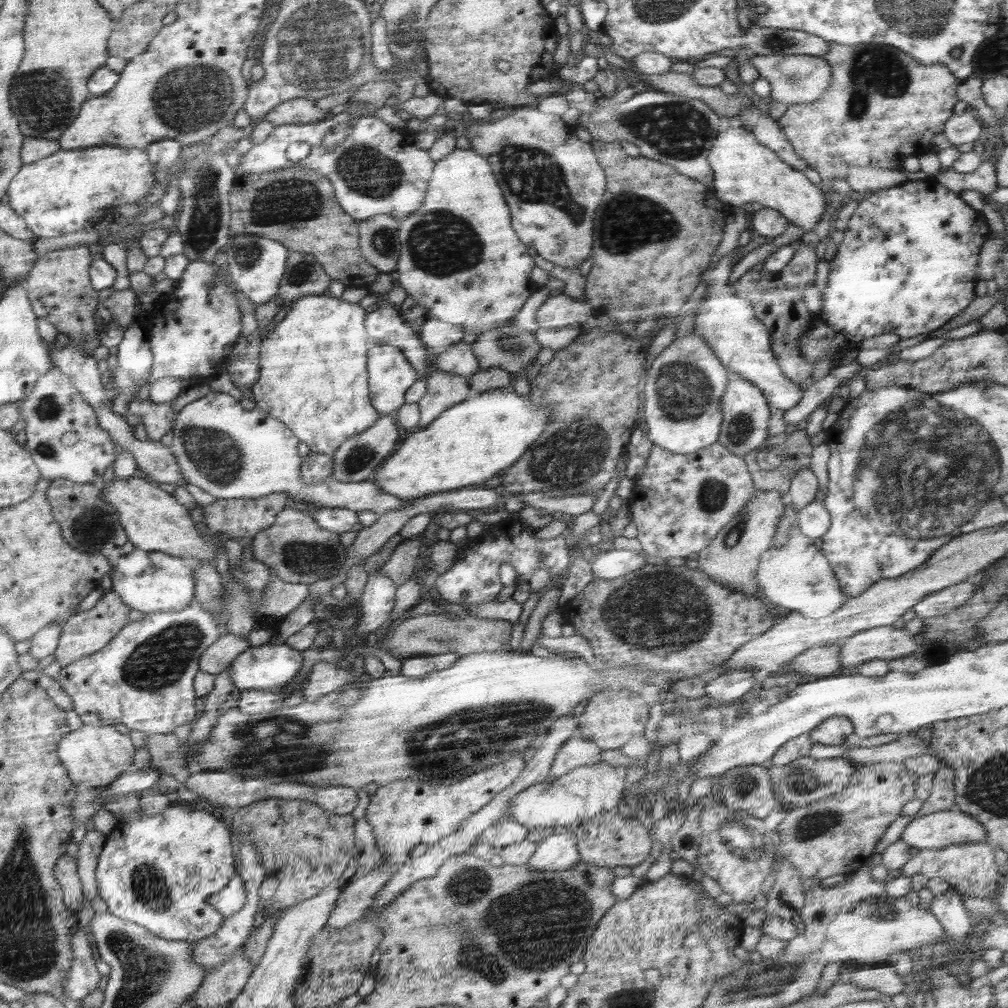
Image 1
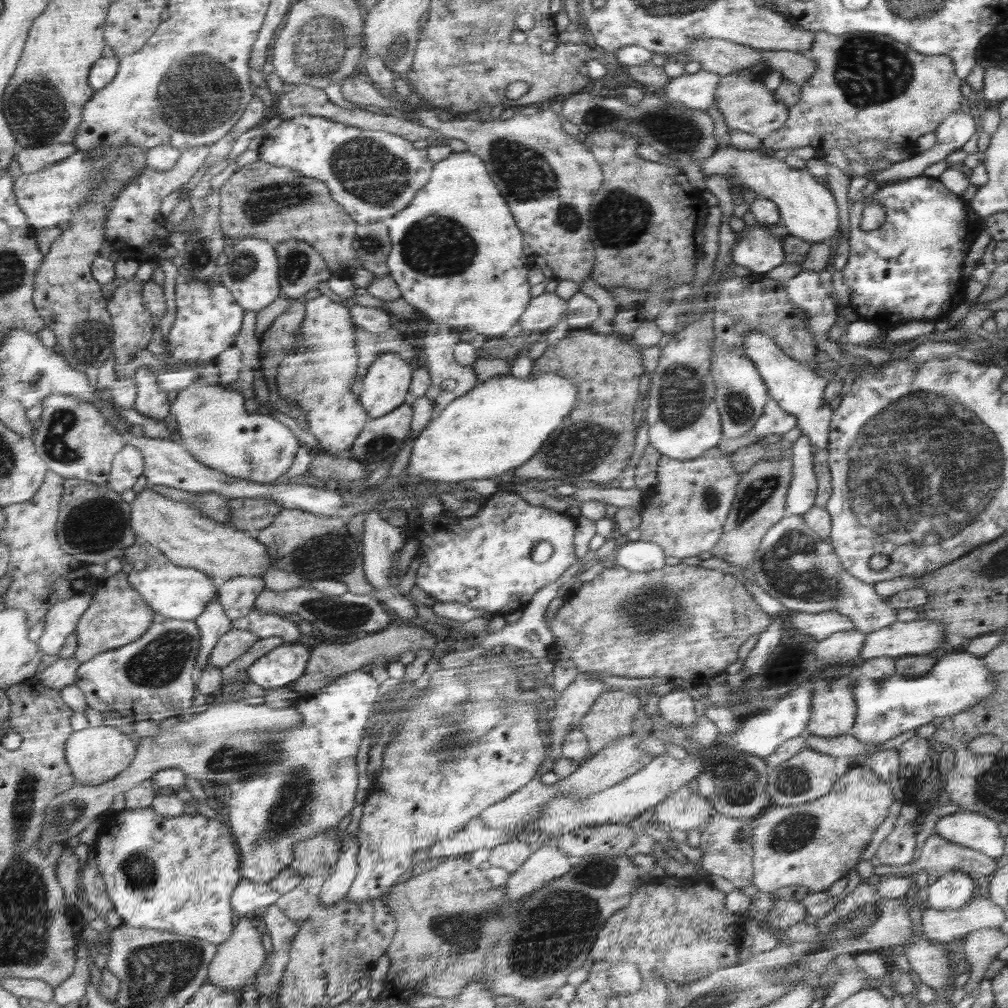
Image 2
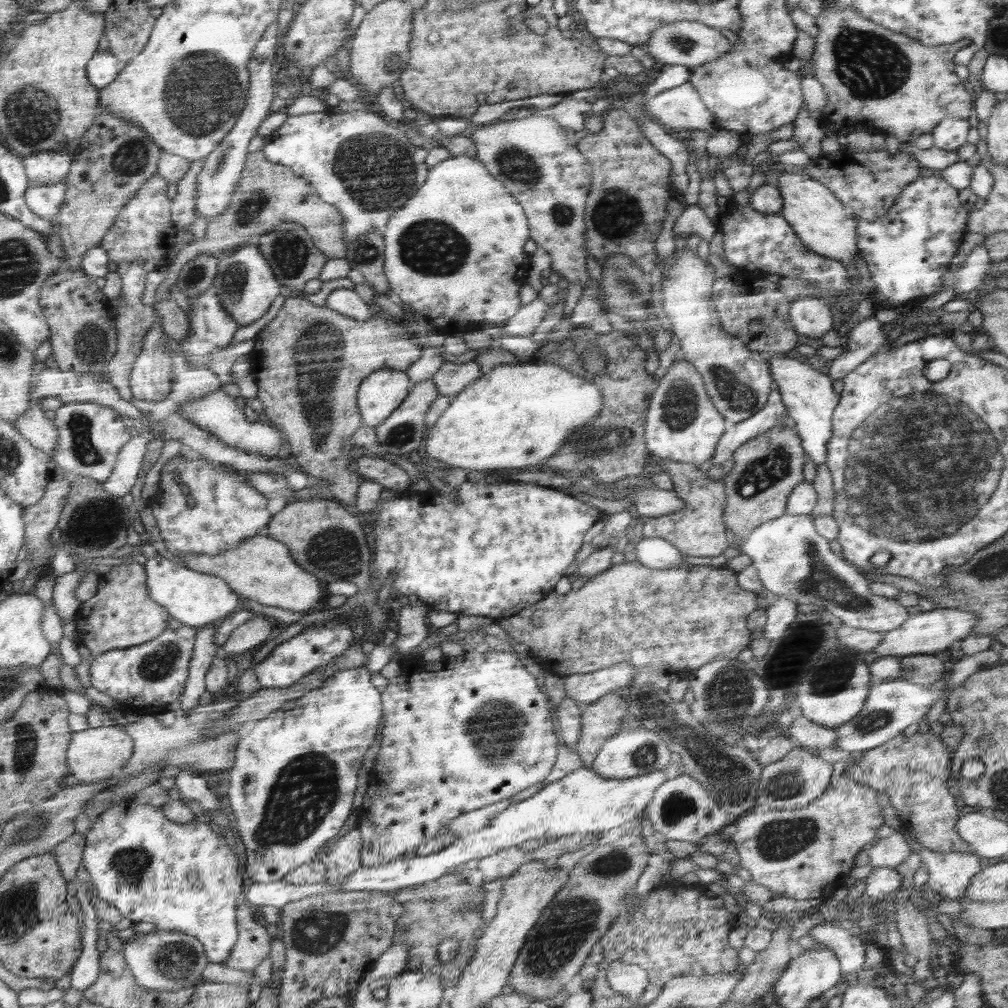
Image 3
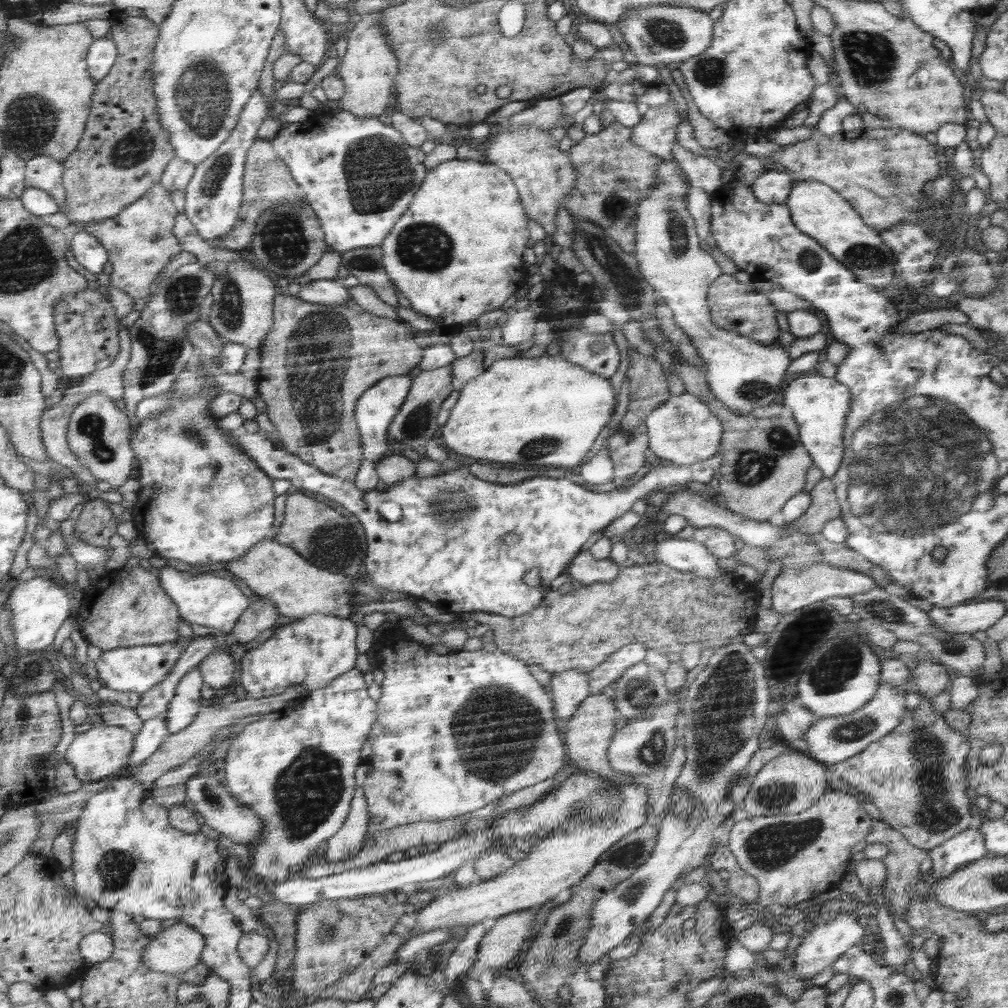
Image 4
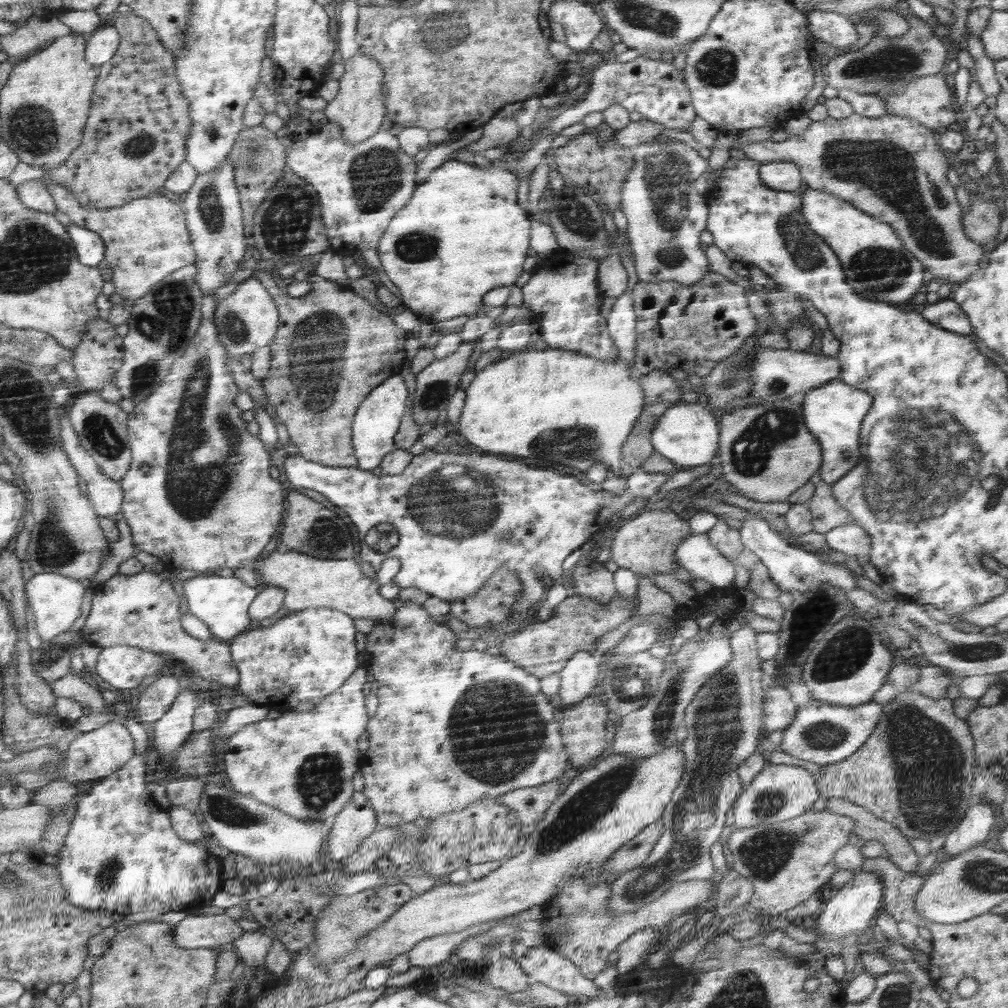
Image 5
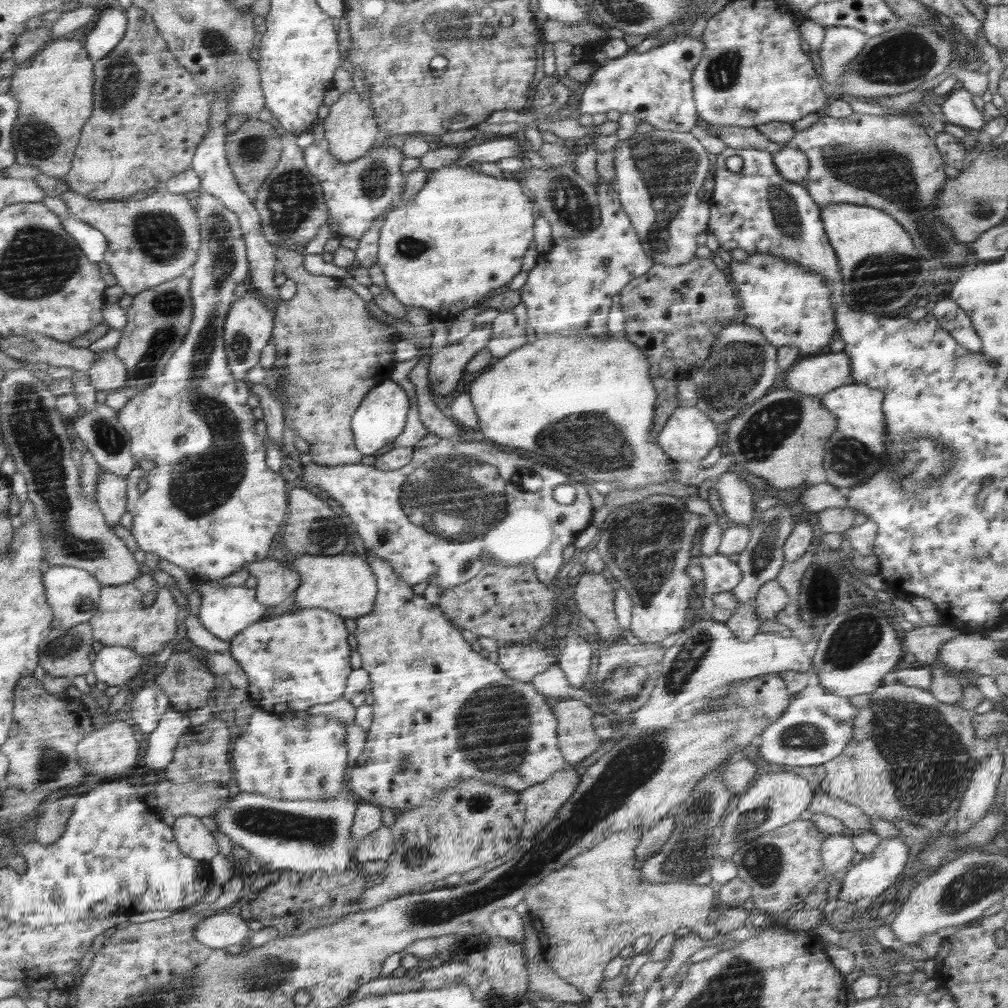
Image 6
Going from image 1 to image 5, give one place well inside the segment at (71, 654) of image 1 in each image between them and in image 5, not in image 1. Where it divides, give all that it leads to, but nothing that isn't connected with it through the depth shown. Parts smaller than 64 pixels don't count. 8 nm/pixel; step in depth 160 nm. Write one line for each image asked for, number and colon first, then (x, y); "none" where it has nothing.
2: (118, 614)
3: (121, 614)
4: (128, 607)
5: (157, 627)

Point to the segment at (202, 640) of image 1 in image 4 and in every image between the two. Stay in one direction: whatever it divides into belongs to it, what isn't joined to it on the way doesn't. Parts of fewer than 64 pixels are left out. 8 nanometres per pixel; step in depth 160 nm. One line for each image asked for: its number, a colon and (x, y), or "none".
2: (151, 679)
3: (150, 678)
4: (136, 668)

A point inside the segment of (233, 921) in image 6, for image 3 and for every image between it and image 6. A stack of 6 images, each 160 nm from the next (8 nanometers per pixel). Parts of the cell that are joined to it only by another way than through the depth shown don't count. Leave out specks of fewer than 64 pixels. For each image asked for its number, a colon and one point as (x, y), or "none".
3: (168, 960)
4: (175, 950)
5: (203, 931)

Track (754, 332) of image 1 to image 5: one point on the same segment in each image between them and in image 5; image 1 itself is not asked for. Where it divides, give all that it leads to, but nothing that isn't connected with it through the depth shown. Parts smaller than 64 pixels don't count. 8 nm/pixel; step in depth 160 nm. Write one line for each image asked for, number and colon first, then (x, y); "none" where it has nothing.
2: (798, 390)
3: (808, 395)
4: (820, 405)
5: (835, 412)

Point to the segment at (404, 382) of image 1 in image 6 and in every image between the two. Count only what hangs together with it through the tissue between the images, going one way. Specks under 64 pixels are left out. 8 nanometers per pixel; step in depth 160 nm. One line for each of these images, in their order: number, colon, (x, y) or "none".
2: (385, 387)
3: (384, 390)
4: (378, 409)
5: (379, 418)
6: (382, 418)

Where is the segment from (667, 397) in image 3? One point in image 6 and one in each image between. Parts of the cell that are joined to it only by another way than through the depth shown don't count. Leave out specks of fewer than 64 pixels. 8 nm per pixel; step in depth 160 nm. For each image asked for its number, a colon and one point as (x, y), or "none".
4: (683, 430)
5: (688, 435)
6: (689, 435)

